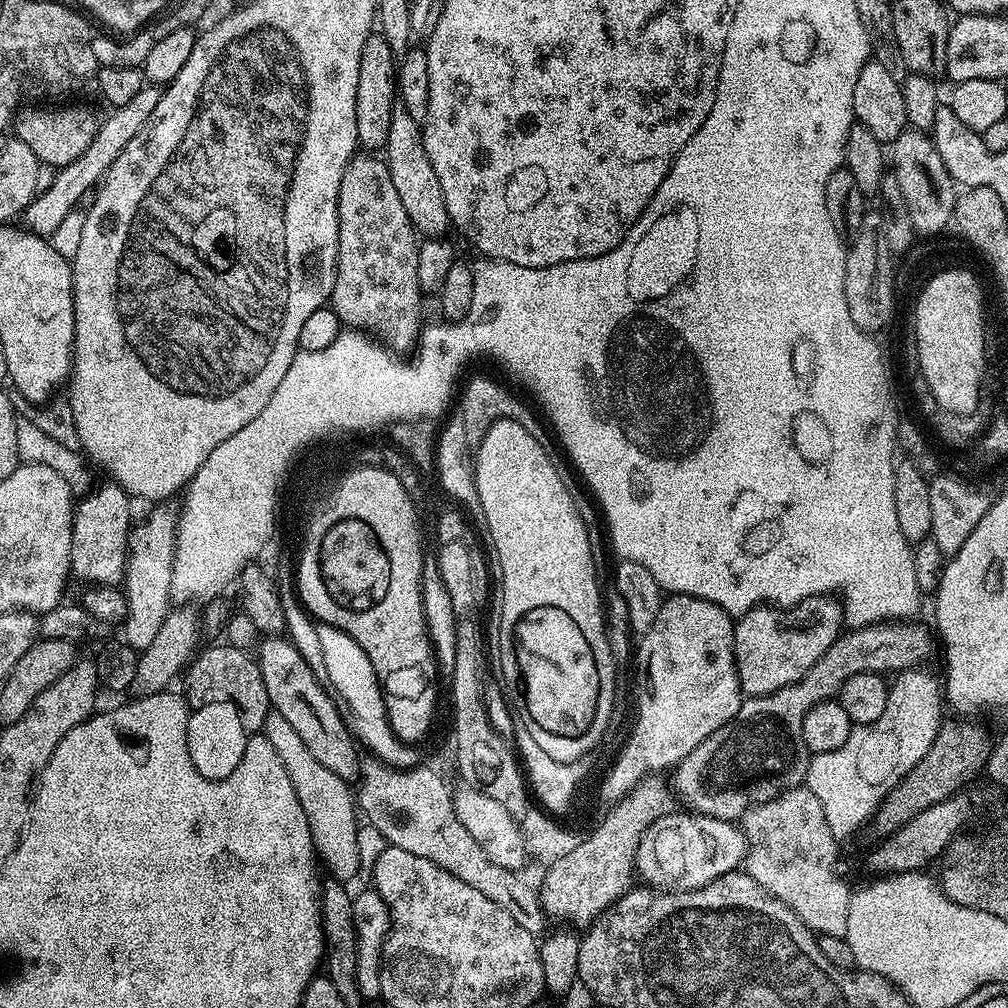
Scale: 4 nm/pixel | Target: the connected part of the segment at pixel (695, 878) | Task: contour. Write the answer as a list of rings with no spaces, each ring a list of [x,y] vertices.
[[[673,810],[655,820],[642,834],[636,851],[634,872],[652,890],[693,892],[737,871],[748,855],[748,839],[731,820],[719,820]]]

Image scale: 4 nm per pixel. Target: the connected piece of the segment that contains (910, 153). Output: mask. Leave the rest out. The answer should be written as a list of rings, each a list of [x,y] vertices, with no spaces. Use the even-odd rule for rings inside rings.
[[[909,127],[890,144],[890,172],[896,176],[902,188],[902,195],[910,210],[913,228],[921,237],[927,238],[931,232],[942,231],[948,212],[956,209],[958,185],[950,178],[942,154],[938,154],[936,142],[927,131]]]

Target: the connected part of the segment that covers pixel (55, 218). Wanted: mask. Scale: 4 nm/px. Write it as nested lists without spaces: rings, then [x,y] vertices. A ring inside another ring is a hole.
[[[146,84],[140,88],[138,94],[134,94],[134,98],[126,106],[113,109],[110,112],[111,115],[105,121],[104,119],[101,121],[90,146],[74,162],[63,165],[57,171],[59,172],[57,176],[53,178],[52,185],[45,192],[44,189],[37,191],[27,208],[24,209],[22,221],[24,220],[25,226],[23,227],[29,233],[45,238],[52,237],[54,230],[62,226],[62,220],[66,218],[66,214],[75,211],[82,196],[103,179],[109,166],[117,160],[118,154],[129,144],[130,138],[134,138],[141,126],[149,120],[150,114],[154,112],[154,108],[160,101],[161,91],[159,85]]]

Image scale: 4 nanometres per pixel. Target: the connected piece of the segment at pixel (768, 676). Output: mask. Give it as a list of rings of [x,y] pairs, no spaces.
[[[831,595],[826,596],[812,596],[808,600],[802,601],[787,610],[779,606],[761,606],[752,608],[745,616],[739,617],[735,621],[736,629],[734,630],[734,662],[736,663],[736,673],[740,679],[740,691],[745,697],[750,696],[766,696],[774,694],[774,690],[782,690],[784,686],[790,686],[794,682],[798,682],[804,677],[806,672],[814,666],[814,662],[818,662],[818,658],[822,658],[822,654],[826,654],[826,650],[830,650],[830,646],[836,640],[840,639],[842,629],[845,627],[844,609],[839,599],[833,598]]]

